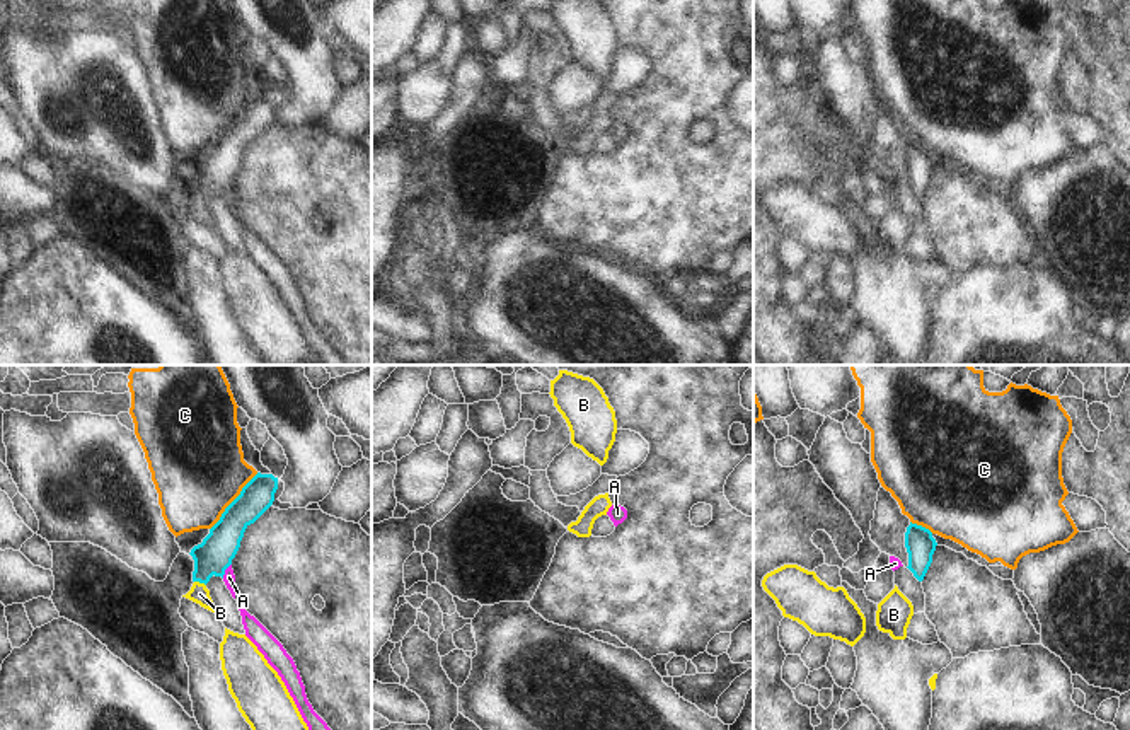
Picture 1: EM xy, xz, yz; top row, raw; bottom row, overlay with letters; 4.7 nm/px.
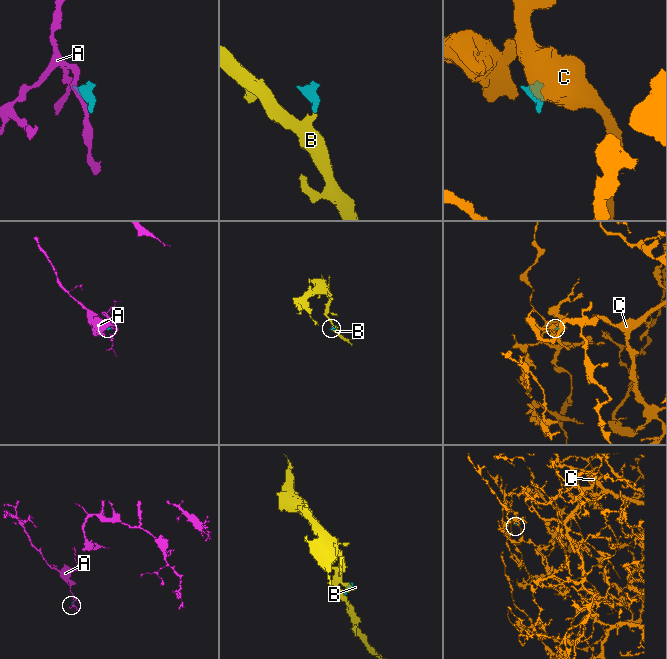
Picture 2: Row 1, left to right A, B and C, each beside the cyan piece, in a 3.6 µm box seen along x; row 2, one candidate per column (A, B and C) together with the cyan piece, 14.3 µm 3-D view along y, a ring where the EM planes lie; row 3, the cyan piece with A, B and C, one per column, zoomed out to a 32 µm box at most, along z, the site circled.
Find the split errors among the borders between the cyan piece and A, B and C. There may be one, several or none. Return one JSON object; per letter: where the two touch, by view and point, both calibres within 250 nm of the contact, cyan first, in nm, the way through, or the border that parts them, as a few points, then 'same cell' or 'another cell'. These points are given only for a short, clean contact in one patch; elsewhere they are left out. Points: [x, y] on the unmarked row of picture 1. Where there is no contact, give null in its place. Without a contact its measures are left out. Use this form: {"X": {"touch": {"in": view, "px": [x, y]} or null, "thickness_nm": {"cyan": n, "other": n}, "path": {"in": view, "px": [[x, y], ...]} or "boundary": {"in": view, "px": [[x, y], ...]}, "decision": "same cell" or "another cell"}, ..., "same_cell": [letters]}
{"A": {"touch": {"in": "xy", "px": [225, 186]}, "thickness_nm": {"cyan": 170, "other": 60}, "boundary": {"in": "xy", "px": [[230, 181], [222, 195]]}, "decision": "another cell"}, "B": {"touch": {"in": "xy", "px": [200, 200]}, "thickness_nm": {"cyan": 170, "other": 90}, "path": {"in": "xy", "px": [[219, 166], [207, 181], [200, 200], [200, 212]]}, "decision": "same cell"}, "C": {"touch": {"in": "xy", "px": [232, 120]}, "thickness_nm": {"cyan": 170, "other": 440}, "boundary": {"in": "xy", "px": [[258, 91], [210, 147]]}, "decision": "another cell"}, "same_cell": ["B"]}

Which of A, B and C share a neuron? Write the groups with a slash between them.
A / B / C

